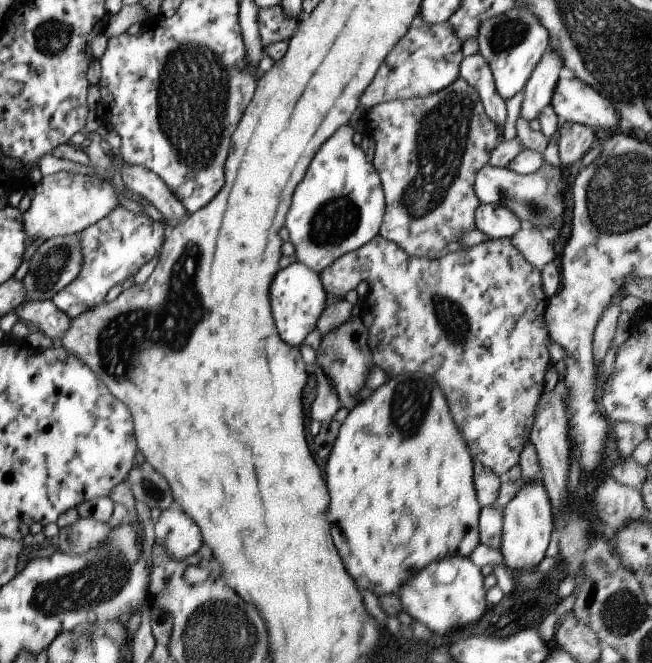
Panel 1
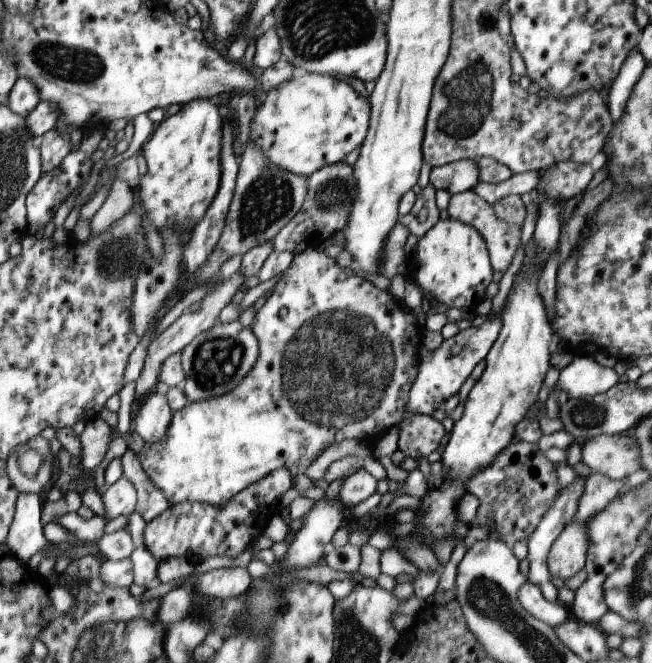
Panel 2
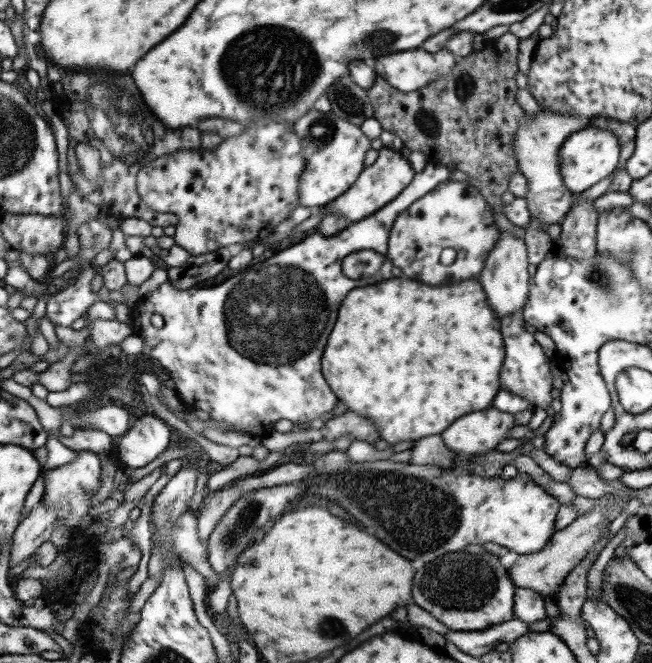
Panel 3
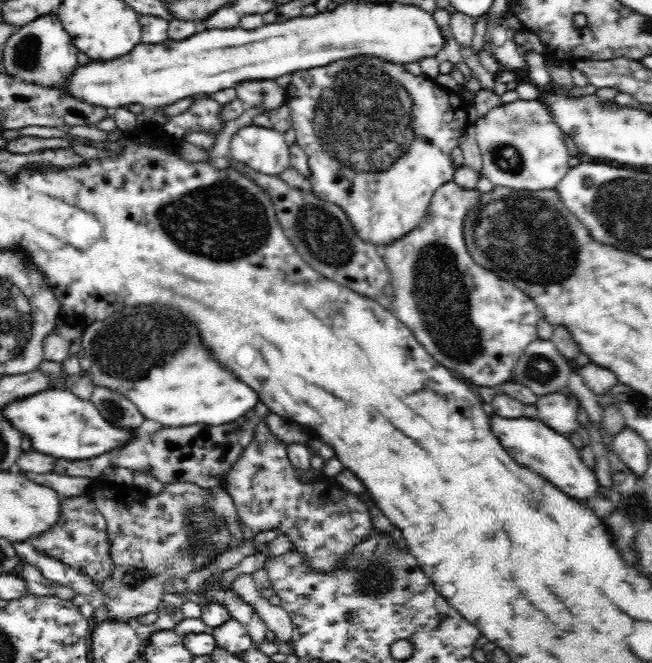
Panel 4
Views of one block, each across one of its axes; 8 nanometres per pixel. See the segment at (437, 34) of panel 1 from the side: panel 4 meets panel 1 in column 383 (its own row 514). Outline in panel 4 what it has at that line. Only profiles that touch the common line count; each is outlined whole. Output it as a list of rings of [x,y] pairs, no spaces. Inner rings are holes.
[[[70,496],[60,500],[60,516],[56,524],[52,524],[52,528],[48,528],[44,534],[34,536],[34,548],[54,560],[76,568],[98,586],[108,580],[114,568],[110,558],[110,536],[106,518],[100,510],[96,510],[96,504],[84,496]]]

